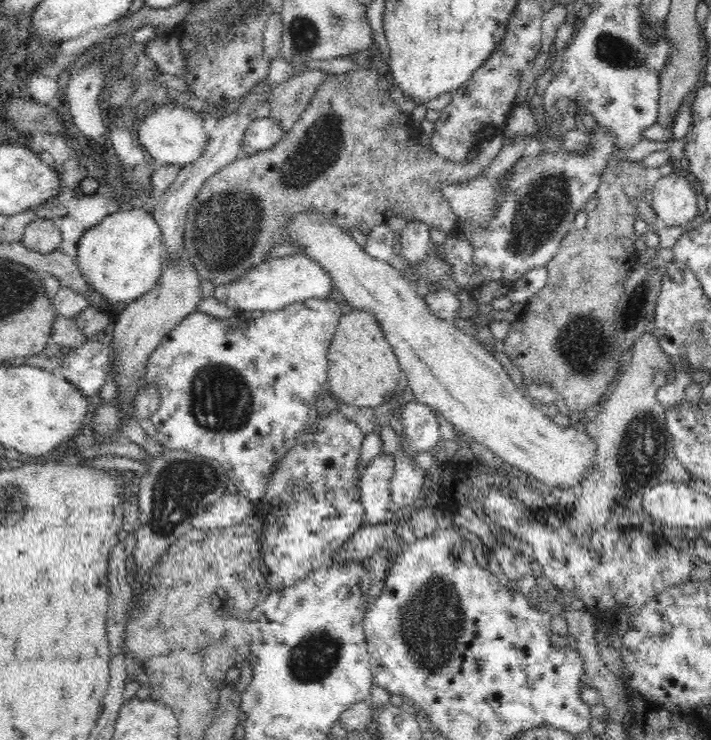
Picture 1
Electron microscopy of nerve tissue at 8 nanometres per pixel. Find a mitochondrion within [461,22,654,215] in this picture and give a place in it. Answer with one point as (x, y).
(613, 50)

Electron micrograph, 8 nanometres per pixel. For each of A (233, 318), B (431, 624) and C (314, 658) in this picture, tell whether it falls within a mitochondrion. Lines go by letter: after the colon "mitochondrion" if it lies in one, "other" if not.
A: other
B: mitochondrion
C: mitochondrion

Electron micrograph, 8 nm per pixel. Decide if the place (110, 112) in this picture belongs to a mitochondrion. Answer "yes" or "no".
no

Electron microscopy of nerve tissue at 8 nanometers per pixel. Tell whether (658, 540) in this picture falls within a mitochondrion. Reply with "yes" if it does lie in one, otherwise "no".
no

